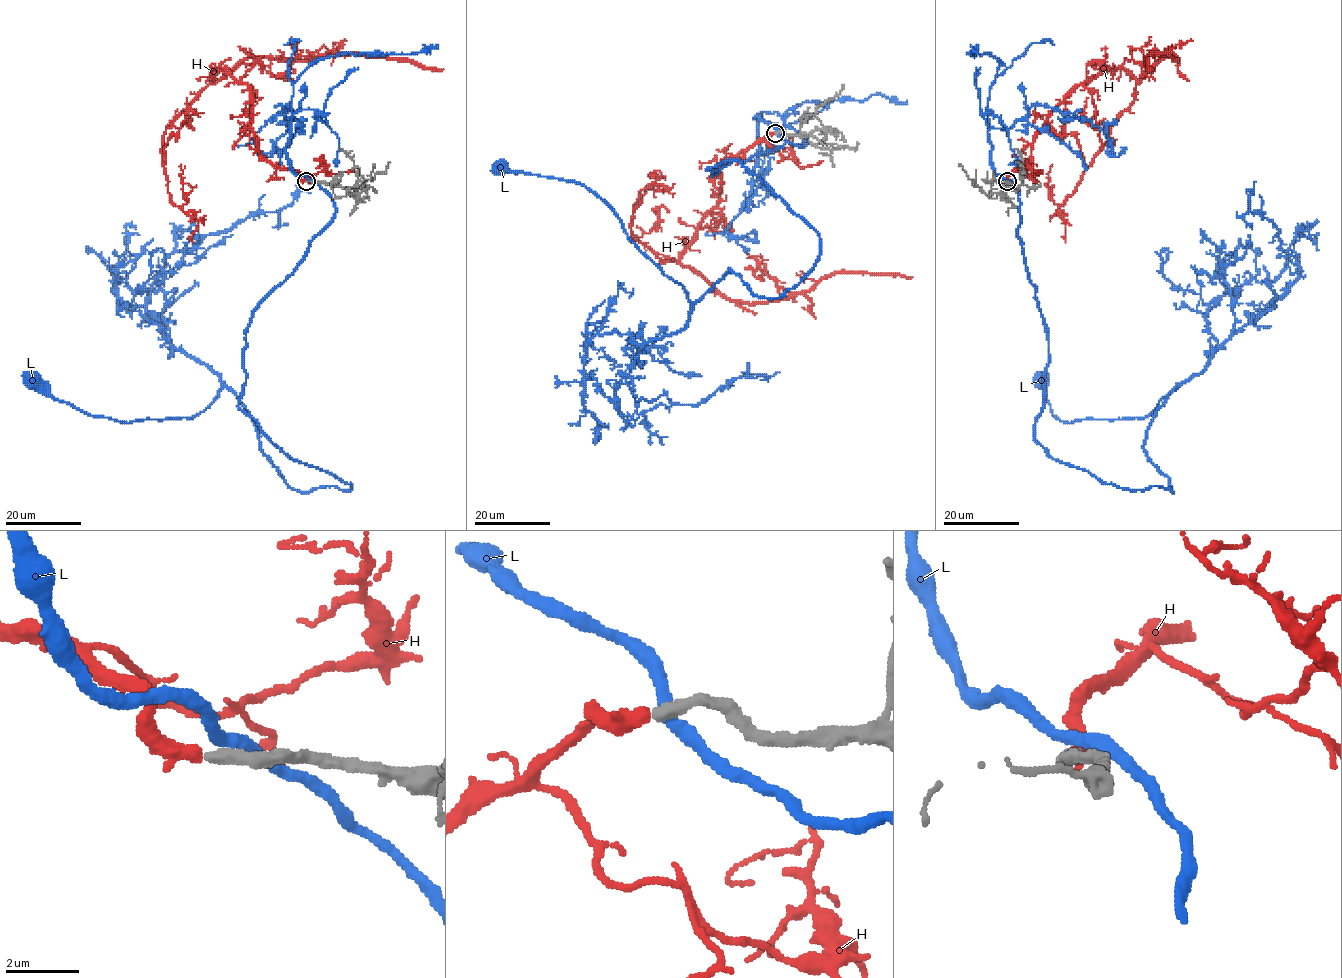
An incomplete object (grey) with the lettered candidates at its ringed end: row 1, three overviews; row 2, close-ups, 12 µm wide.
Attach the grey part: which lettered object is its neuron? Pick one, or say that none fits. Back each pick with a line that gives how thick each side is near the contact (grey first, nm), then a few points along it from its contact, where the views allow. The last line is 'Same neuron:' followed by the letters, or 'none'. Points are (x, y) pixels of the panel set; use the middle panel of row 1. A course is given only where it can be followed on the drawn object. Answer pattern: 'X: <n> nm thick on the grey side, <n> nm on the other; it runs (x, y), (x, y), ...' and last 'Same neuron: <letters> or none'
H: 340 nm thick on the grey side, 440 nm on the other; it runs (775, 133), (725, 159), (717, 205), (681, 263), (734, 301), (747, 303), (787, 299), (838, 272), (912, 277)
Same neuron: H

